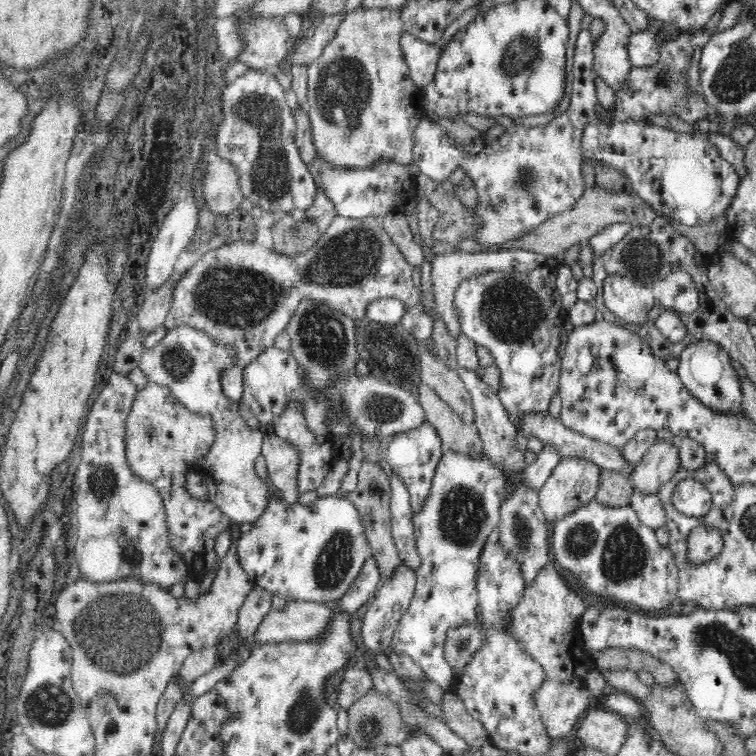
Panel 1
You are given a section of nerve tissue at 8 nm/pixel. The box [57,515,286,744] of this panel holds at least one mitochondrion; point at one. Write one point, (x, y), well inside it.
(121, 635)

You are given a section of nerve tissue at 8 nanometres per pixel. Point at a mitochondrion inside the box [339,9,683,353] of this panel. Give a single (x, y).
(513, 310)

